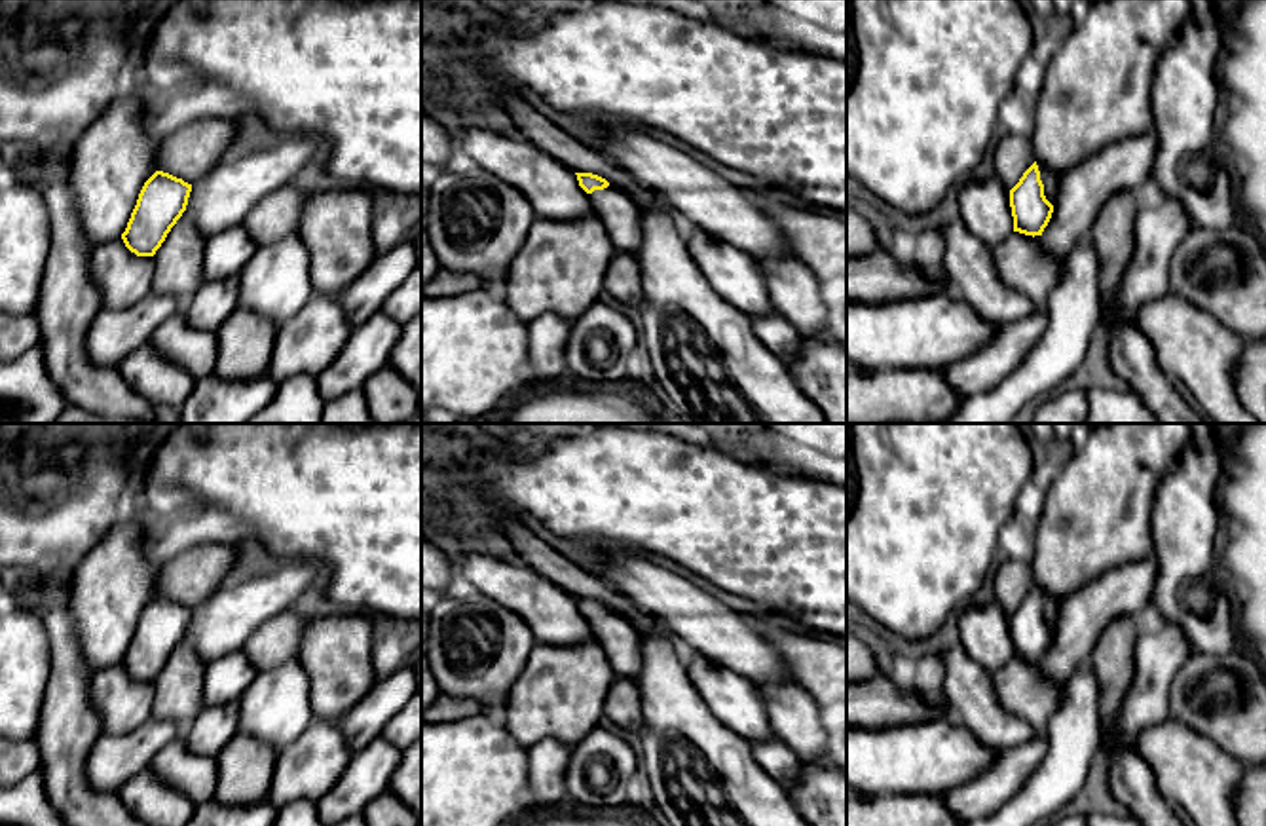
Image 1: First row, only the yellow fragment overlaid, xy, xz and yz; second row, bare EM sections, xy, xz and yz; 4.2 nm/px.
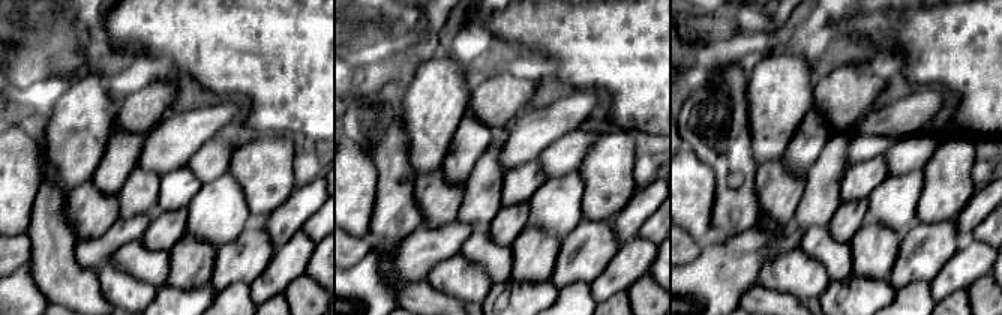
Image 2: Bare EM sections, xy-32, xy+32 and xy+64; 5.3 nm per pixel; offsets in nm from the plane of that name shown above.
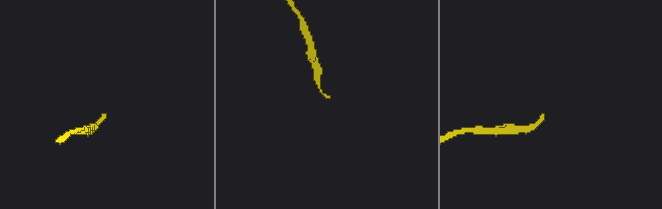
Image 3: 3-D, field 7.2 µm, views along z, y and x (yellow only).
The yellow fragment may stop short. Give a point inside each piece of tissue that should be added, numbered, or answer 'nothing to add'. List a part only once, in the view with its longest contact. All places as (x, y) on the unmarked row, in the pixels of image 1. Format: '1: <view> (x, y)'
1: yz (1050, 604)

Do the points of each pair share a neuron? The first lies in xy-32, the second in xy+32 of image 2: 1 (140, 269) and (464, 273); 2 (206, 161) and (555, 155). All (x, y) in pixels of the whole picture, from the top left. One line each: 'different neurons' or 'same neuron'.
1: different neurons
2: same neuron

